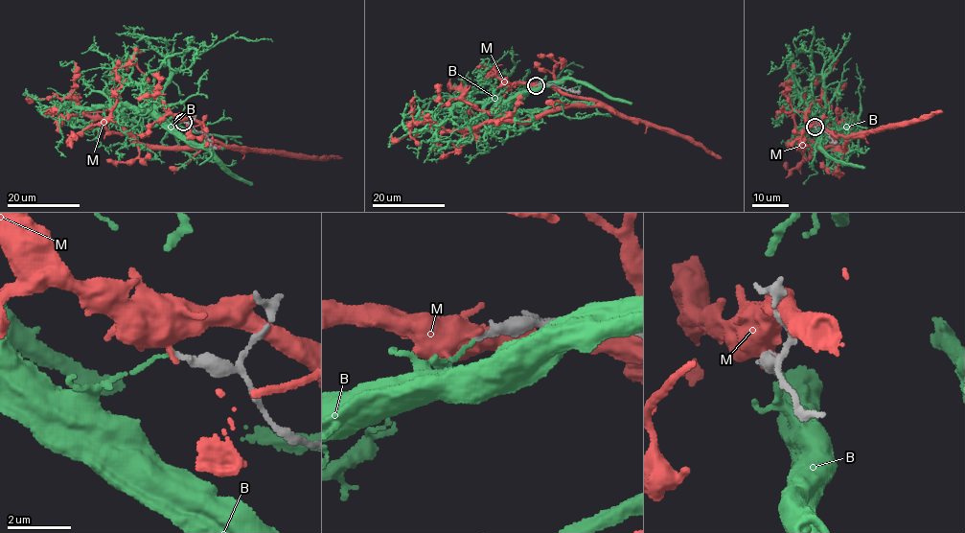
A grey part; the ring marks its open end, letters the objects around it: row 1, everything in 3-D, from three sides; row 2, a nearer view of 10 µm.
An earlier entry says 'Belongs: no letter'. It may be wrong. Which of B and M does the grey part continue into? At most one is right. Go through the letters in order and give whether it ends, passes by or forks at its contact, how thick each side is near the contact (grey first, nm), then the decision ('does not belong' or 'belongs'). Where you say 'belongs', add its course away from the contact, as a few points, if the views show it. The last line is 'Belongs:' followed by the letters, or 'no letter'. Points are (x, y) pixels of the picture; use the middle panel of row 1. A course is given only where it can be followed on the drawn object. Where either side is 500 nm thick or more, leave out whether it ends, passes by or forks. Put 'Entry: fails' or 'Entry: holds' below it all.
B: it ends there; 240 nm thick on the grey side, 110 nm on the other; does not belong
M: it ends there; 280 nm thick on the grey side, 440 nm on the other; does not belong
Belongs: no letter
Entry: holds

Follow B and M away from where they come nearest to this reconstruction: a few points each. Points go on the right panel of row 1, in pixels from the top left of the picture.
B: (815, 127), (817, 132), (818, 122), (812, 121), (806, 126), (841, 137), (846, 143), (835, 148), (826, 169)
M: (814, 127), (818, 121), (836, 136), (851, 137), (841, 145), (845, 150), (800, 141), (789, 106), (795, 64)

